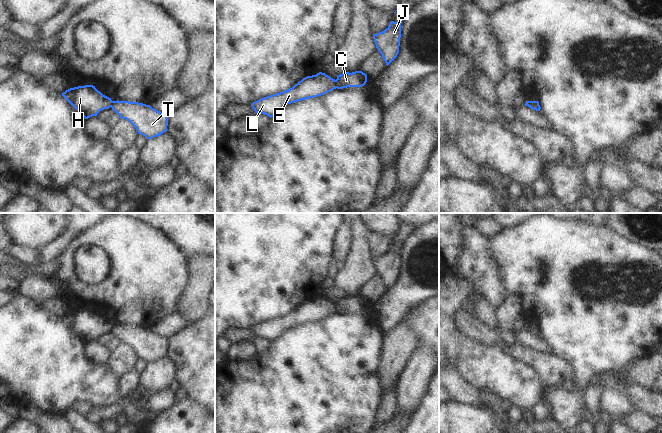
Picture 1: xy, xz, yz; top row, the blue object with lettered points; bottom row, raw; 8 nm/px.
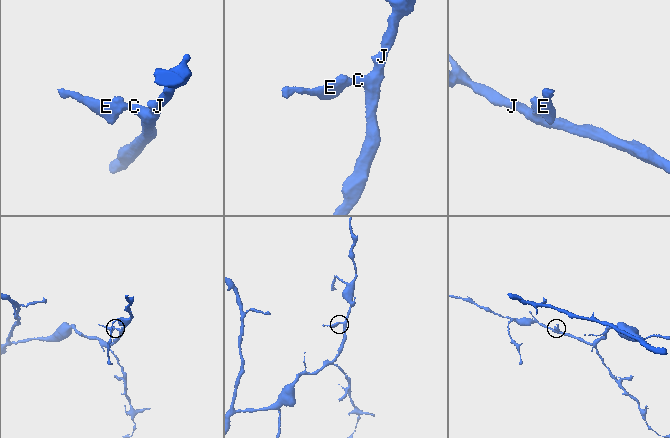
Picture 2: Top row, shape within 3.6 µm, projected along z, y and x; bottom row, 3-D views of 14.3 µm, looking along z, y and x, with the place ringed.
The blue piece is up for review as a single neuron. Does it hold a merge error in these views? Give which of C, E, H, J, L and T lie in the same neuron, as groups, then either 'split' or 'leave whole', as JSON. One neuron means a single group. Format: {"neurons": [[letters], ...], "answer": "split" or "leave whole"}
{"neurons": [["C", "J", "T"], ["E", "H", "L"]], "answer": "split"}

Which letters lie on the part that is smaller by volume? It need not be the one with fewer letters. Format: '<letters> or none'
E, H, L

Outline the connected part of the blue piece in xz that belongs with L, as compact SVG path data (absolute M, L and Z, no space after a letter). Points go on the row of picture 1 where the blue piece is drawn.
M319 72L307 76L292 88L261 98L251 104L255 113L262 113L270 118L278 114L286 105L324 95L336 89L336 80Z

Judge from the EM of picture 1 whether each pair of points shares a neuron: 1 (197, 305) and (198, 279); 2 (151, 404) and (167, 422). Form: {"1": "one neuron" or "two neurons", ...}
{"1": "one neuron", "2": "two neurons"}

